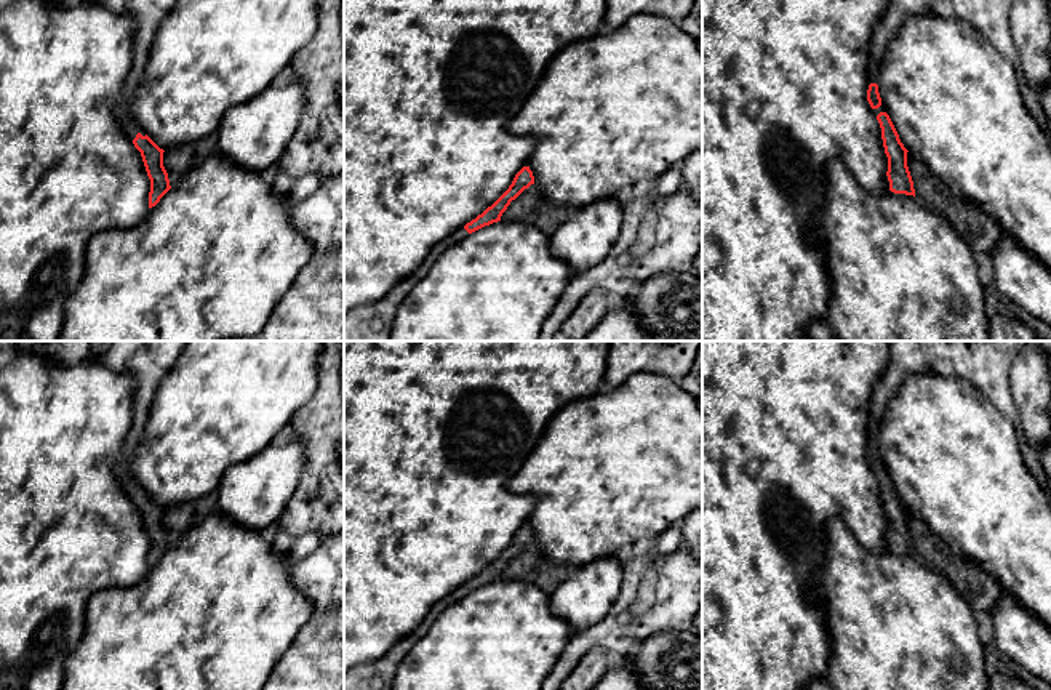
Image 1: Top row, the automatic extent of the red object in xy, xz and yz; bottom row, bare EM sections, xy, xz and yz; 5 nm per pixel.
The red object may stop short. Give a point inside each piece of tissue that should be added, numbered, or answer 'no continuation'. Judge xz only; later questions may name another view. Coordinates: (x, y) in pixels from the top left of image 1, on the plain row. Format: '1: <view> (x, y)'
1: xz (530, 565)

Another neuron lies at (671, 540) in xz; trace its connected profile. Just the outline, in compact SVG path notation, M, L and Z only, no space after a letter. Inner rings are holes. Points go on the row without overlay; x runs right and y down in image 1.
M681 522L673 524L664 533L661 533L653 543L653 549L659 556L669 556L680 549L683 544L683 530Z

